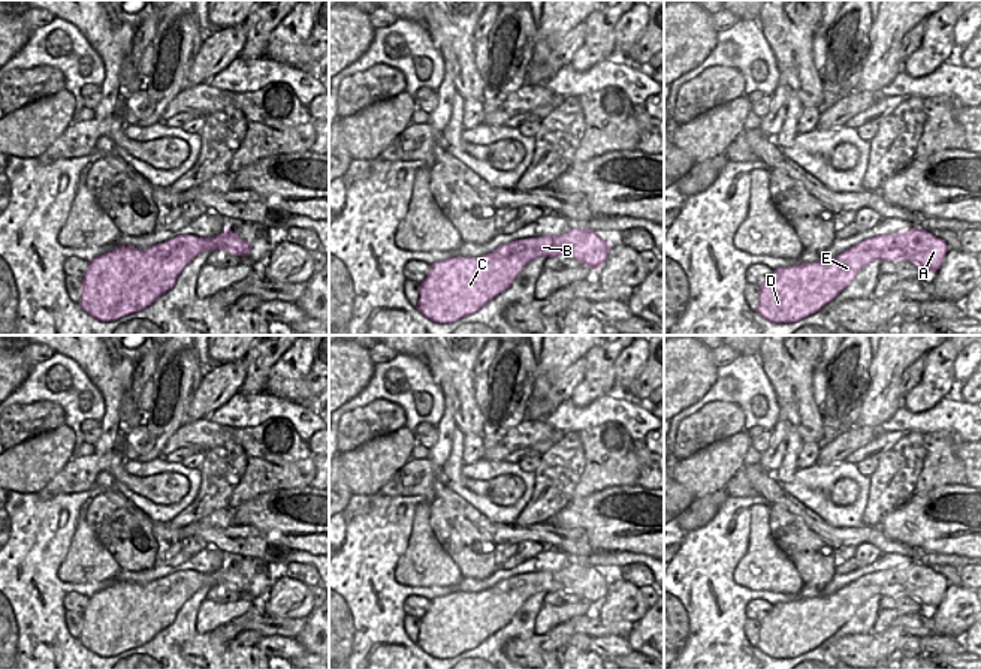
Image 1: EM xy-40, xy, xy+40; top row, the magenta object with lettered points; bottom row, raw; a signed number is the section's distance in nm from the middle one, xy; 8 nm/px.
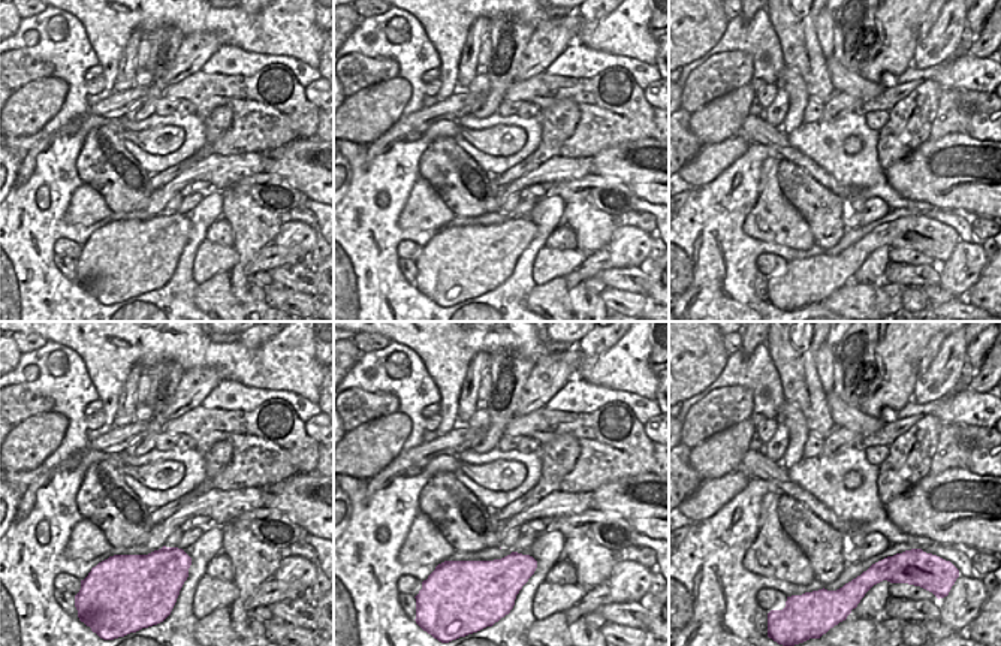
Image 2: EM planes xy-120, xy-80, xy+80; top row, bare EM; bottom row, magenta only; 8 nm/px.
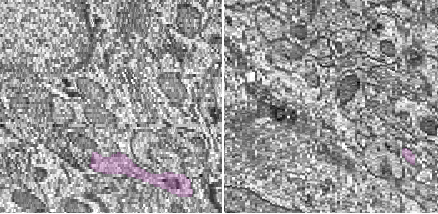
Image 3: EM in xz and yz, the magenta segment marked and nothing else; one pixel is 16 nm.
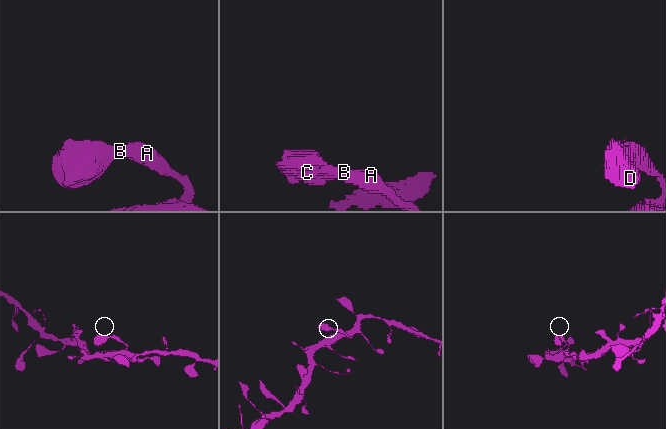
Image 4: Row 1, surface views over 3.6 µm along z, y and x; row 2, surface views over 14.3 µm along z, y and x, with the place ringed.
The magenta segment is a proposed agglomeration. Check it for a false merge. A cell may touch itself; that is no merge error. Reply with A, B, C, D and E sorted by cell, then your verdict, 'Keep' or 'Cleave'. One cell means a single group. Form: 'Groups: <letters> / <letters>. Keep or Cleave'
Groups: A B C D E. Keep.

